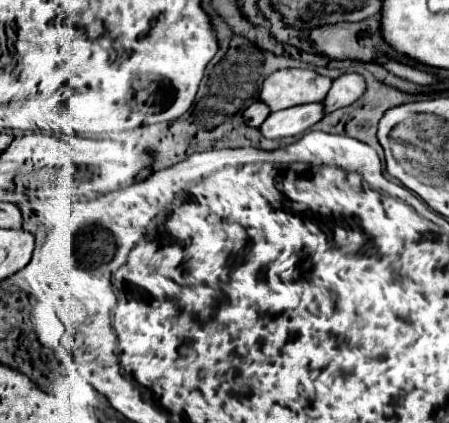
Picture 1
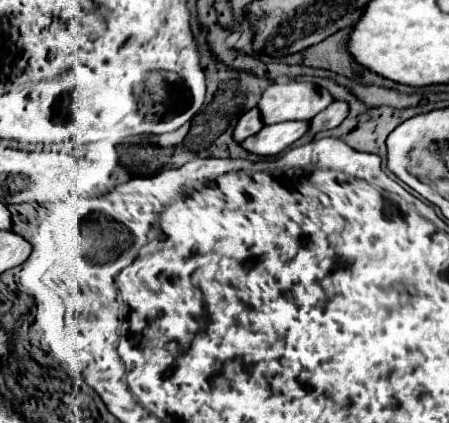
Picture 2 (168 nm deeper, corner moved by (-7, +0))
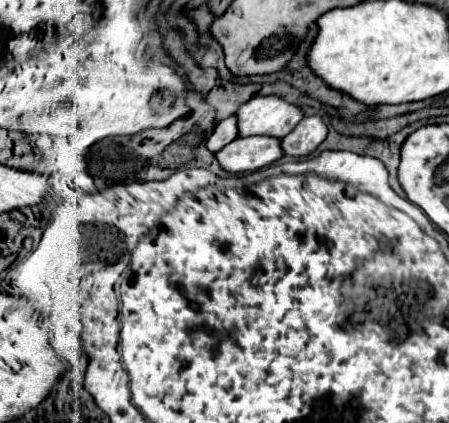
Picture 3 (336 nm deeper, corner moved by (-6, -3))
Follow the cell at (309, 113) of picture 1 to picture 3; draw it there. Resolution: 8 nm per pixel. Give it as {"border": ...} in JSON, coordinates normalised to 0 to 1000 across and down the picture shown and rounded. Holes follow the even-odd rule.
{"border":[[[595,319],[532,324],[506,338],[492,357],[483,357],[483,376],[492,395],[528,414],[595,395],[612,385],[626,366],[630,366],[626,333],[617,324],[595,324]]]}

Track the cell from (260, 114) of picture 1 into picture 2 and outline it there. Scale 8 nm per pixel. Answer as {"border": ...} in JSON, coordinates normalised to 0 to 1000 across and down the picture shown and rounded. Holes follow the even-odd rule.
{"border":[[[561,255],[561,260],[552,260],[548,270],[539,270],[535,284],[526,288],[526,303],[517,307],[517,326],[521,326],[526,336],[548,331],[552,322],[579,312],[584,298],[588,298],[588,293],[584,293],[584,279],[579,279],[575,255]]]}

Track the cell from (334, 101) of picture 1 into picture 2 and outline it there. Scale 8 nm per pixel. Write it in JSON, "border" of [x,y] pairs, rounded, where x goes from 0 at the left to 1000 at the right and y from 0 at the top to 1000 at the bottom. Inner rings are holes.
{"border":[[[739,241],[722,265],[713,265],[708,274],[699,274],[690,284],[690,317],[708,317],[717,307],[735,307],[748,303],[775,270],[775,246],[771,241]]]}

